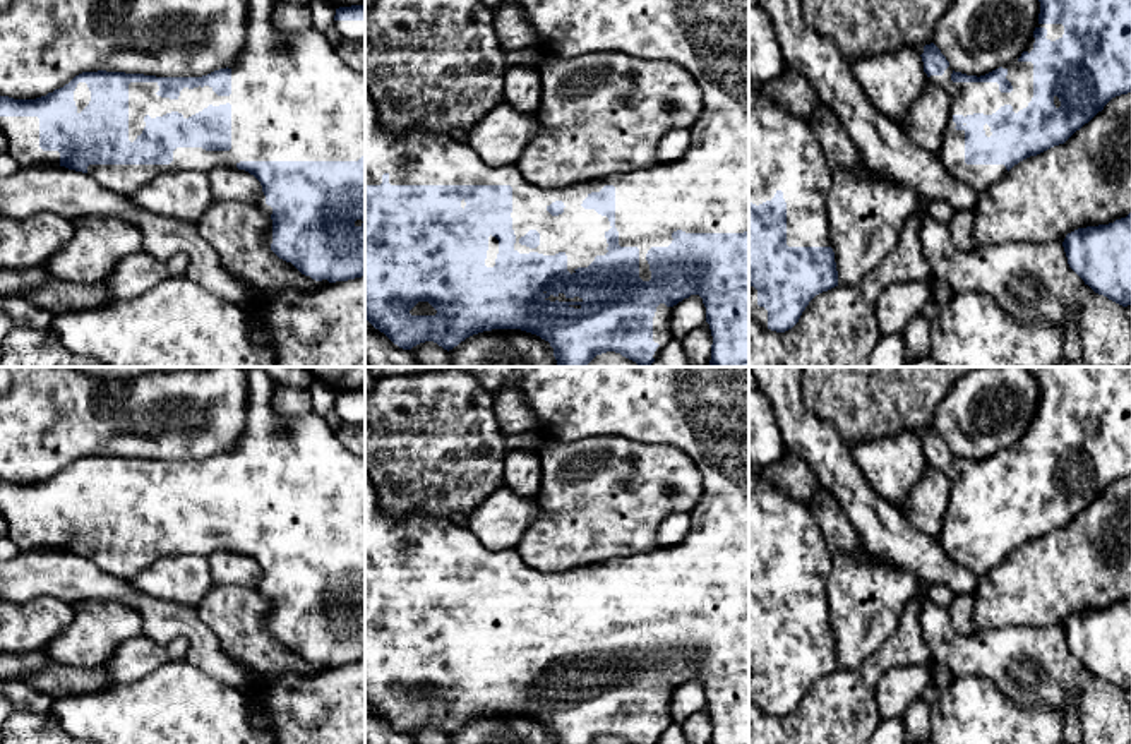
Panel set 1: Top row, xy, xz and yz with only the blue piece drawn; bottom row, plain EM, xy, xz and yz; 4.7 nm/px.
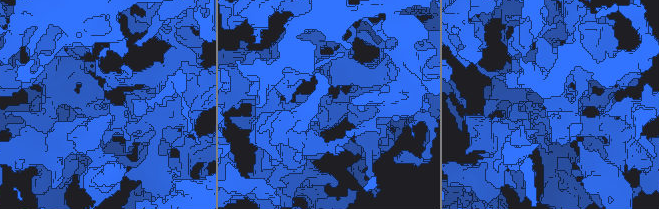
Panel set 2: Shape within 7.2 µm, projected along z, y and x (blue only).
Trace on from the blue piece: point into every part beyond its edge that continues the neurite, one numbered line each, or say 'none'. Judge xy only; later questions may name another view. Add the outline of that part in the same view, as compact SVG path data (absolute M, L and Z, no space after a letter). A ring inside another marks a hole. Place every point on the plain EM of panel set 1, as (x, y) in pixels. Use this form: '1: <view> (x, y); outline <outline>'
1: xy (293, 482); outline M262 367L247 369L247 411L245 427L236 447L231 451L231 478L218 480L212 471L183 471L177 483L161 482L158 466L129 468L129 525L134 526L144 514L144 501L163 501L178 495L188 502L209 489L231 489L231 533L206 535L202 531L177 531L170 549L89 549L87 559L101 571L132 581L141 571L168 555L211 555L218 550L236 552L240 545L358 545L365 540L365 459L350 453L336 430L324 417L308 411L300 418L281 418L272 408L278 386Z

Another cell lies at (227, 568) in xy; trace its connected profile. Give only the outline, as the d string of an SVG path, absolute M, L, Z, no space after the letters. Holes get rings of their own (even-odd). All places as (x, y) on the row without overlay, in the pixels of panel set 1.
M218 550L207 555L207 562L214 585L257 588L260 583L260 566L245 554Z

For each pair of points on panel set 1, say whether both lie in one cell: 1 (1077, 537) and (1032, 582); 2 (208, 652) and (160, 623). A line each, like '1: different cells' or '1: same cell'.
1: same cell
2: same cell

